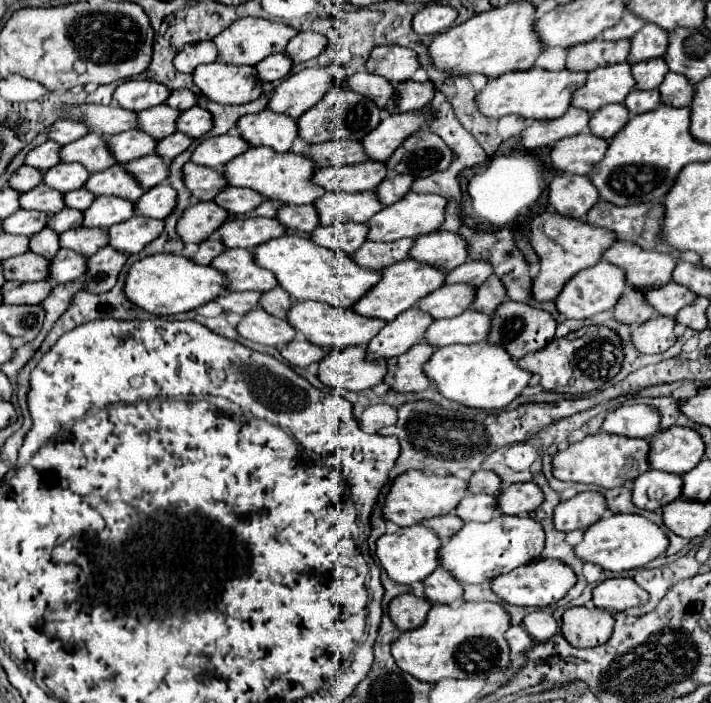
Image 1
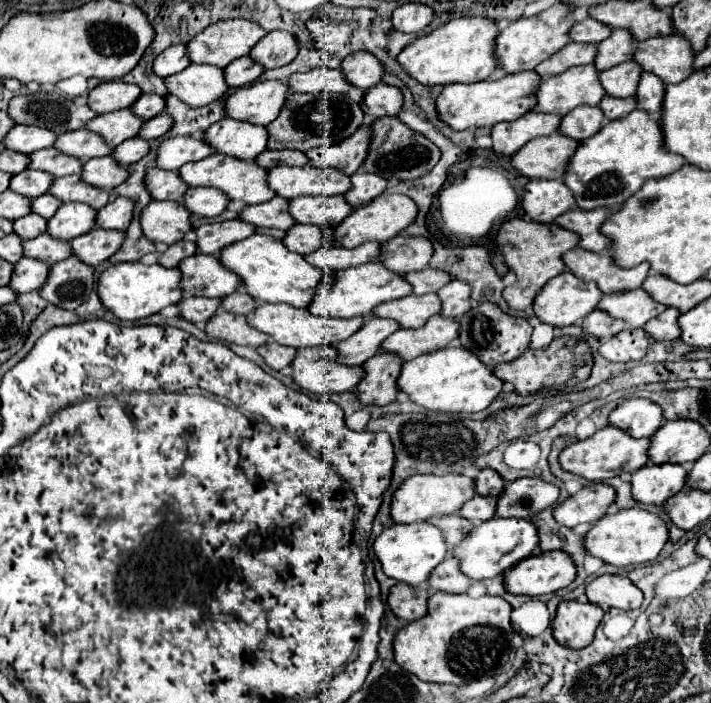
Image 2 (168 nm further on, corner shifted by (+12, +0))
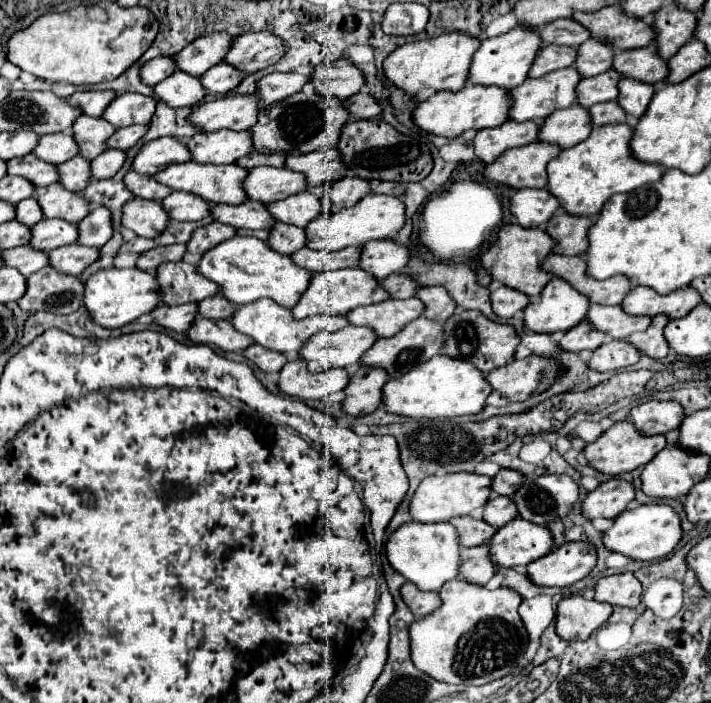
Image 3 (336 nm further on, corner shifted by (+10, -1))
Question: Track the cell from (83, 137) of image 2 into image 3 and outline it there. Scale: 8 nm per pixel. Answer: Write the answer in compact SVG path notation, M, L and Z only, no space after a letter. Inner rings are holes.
M52 133L52 135L40 137L38 149L34 149L34 155L38 155L42 161L48 161L52 165L60 165L76 157L78 151L80 149L74 143L74 137L70 133Z

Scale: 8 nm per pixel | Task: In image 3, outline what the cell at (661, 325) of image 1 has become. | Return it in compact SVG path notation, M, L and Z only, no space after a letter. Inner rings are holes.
M612 339L594 351L588 365L598 371L612 371L634 365L638 359L640 359L640 351L634 349L634 345L630 345L628 341Z

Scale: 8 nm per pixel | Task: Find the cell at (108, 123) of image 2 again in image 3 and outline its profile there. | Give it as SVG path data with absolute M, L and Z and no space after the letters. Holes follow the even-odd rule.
M88 115L78 117L78 121L74 121L72 129L74 129L74 139L80 147L80 155L90 161L108 149L106 141L116 131L116 127L112 123L108 123L104 119L88 117Z

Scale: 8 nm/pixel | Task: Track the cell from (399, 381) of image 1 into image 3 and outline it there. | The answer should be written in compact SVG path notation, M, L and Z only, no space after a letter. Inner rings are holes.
M360 365L346 385L346 399L342 403L344 413L358 417L376 411L382 405L382 389L386 381L390 381L386 369Z

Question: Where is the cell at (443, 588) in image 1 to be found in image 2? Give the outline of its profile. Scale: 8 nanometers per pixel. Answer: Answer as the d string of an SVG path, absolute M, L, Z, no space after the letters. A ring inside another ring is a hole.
M450 556L440 564L432 574L430 574L430 586L440 592L450 592L450 594L462 594L470 588L468 576L460 572L460 560Z

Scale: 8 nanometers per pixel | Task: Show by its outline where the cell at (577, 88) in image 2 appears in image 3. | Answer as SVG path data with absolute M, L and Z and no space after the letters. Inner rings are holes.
M576 67L558 69L546 77L526 79L520 87L512 89L514 107L510 119L514 121L538 121L552 115L556 109L566 109L578 101L576 85L582 75Z

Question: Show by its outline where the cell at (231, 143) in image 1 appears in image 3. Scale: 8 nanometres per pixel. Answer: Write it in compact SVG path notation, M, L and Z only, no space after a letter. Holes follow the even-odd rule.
M160 137L150 143L144 143L144 147L134 159L134 171L156 175L172 163L186 161L192 161L192 153L184 143L180 143L176 137Z

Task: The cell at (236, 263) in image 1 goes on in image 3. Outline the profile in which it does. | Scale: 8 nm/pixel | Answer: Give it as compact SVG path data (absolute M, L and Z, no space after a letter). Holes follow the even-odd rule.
M176 261L160 265L158 281L162 285L162 301L166 305L182 305L182 303L200 303L206 297L214 297L220 293L220 285L206 279L196 265Z

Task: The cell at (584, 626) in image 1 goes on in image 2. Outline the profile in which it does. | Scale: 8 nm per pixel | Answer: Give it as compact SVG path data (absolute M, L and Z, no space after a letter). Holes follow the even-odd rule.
M576 600L560 602L556 618L552 622L552 632L558 644L570 648L586 648L604 616L604 610L596 604L582 604Z

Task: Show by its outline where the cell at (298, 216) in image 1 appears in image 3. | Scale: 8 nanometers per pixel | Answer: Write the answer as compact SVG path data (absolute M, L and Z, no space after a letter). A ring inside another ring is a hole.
M246 201L242 205L214 205L212 215L216 221L228 223L236 229L272 229L276 219L260 201Z

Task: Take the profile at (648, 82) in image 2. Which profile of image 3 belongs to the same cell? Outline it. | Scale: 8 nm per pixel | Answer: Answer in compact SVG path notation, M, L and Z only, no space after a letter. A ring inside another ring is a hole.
M622 79L618 83L620 95L618 95L618 103L626 109L626 122L635 127L640 117L646 113L648 105L650 105L650 97L654 97L654 87L646 85L642 81L634 81L634 79Z

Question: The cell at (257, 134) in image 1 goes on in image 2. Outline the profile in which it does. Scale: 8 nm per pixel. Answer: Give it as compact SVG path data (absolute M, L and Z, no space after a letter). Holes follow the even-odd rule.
M224 118L204 132L204 142L218 154L238 160L254 160L266 150L268 132L264 126L252 126L248 122Z

